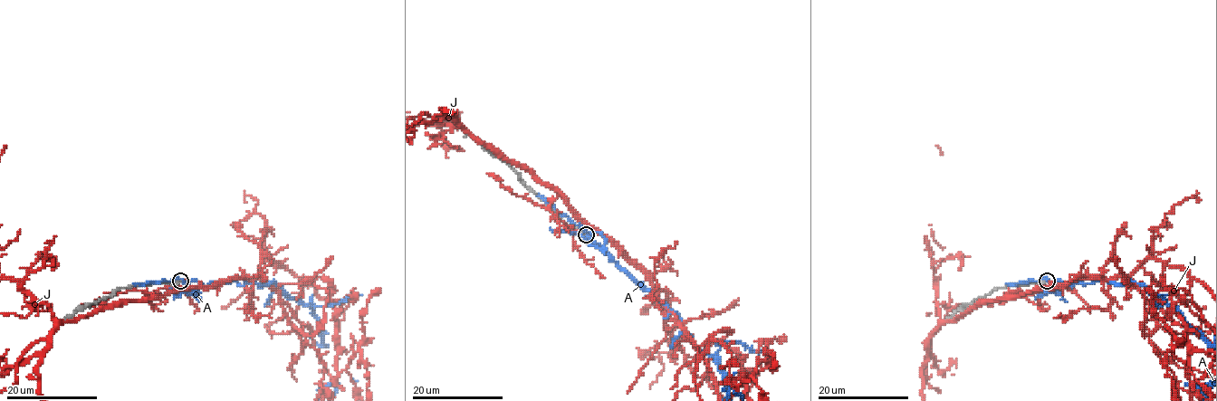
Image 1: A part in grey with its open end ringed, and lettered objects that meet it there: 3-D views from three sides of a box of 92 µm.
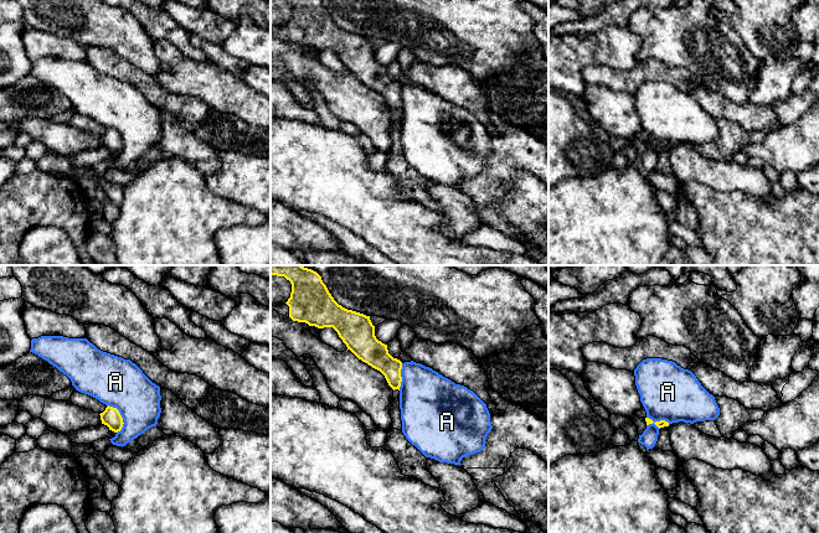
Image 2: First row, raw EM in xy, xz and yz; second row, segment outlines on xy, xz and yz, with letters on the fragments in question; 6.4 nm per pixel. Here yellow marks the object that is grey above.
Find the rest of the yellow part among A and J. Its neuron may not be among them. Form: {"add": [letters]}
{"add": []}

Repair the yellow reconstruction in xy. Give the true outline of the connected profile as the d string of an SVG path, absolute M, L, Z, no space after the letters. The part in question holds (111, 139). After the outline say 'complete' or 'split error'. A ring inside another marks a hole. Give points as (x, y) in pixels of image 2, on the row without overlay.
M74 113L69 121L74 128L98 135L101 138L102 146L107 148L109 152L118 155L123 150L123 140L117 130L107 129L98 121Z | split error

